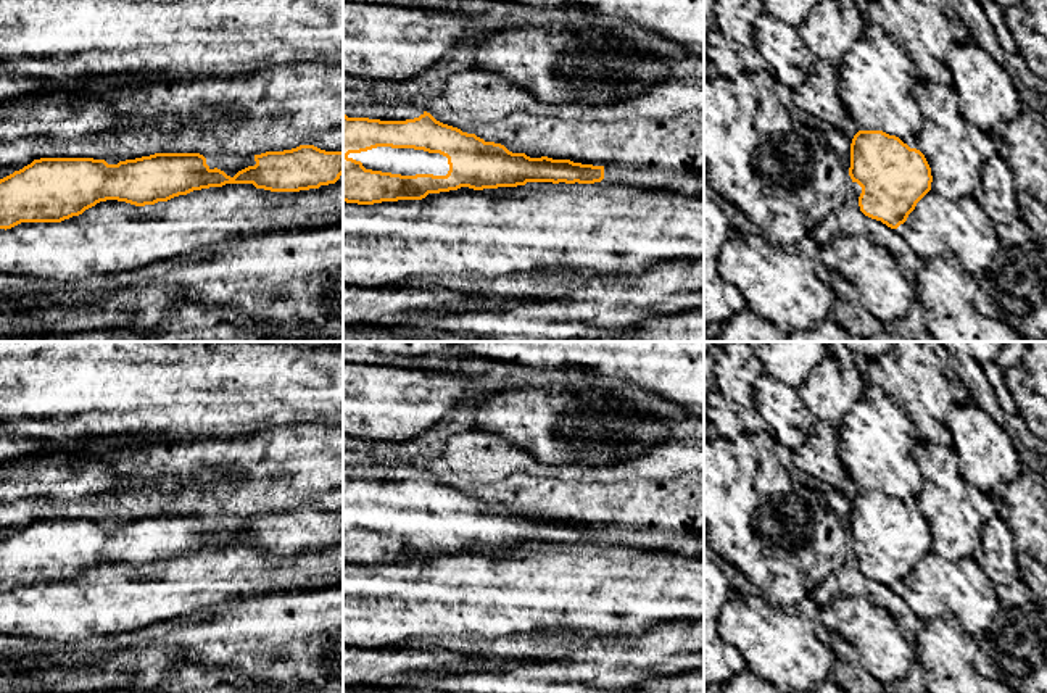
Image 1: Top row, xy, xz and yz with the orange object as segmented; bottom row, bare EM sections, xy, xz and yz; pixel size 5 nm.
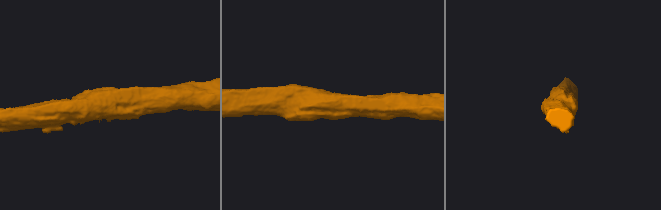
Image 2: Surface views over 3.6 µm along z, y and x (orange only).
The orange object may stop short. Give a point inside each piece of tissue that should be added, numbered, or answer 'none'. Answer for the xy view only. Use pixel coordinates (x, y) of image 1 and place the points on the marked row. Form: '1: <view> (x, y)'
1: xy (158, 210)

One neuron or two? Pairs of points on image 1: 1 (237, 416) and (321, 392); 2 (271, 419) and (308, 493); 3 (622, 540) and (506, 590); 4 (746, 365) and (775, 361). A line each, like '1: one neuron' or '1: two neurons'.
1: one neuron
2: two neurons
3: one neuron
4: two neurons

